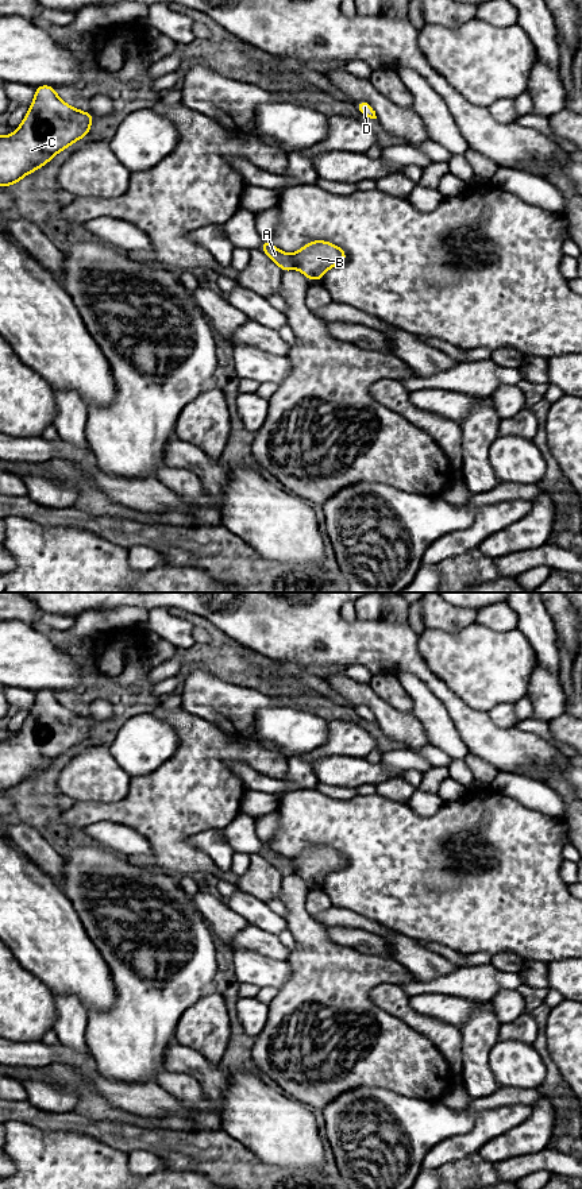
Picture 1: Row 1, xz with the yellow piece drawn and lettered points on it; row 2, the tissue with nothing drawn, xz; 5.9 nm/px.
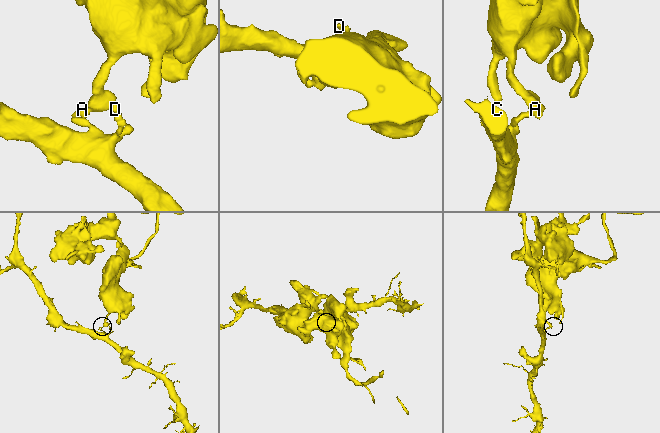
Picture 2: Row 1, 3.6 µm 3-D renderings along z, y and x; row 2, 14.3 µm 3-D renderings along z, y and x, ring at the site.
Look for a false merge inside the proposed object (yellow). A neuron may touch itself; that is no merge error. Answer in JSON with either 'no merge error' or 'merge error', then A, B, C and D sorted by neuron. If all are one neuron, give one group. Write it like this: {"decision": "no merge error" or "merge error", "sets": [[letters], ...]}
{"decision": "merge error", "sets": [["A", "C", "D"], ["B"]]}

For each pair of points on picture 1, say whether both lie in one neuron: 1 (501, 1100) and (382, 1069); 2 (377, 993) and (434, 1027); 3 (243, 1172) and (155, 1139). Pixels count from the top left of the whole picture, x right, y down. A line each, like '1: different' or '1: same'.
1: different
2: same
3: same

